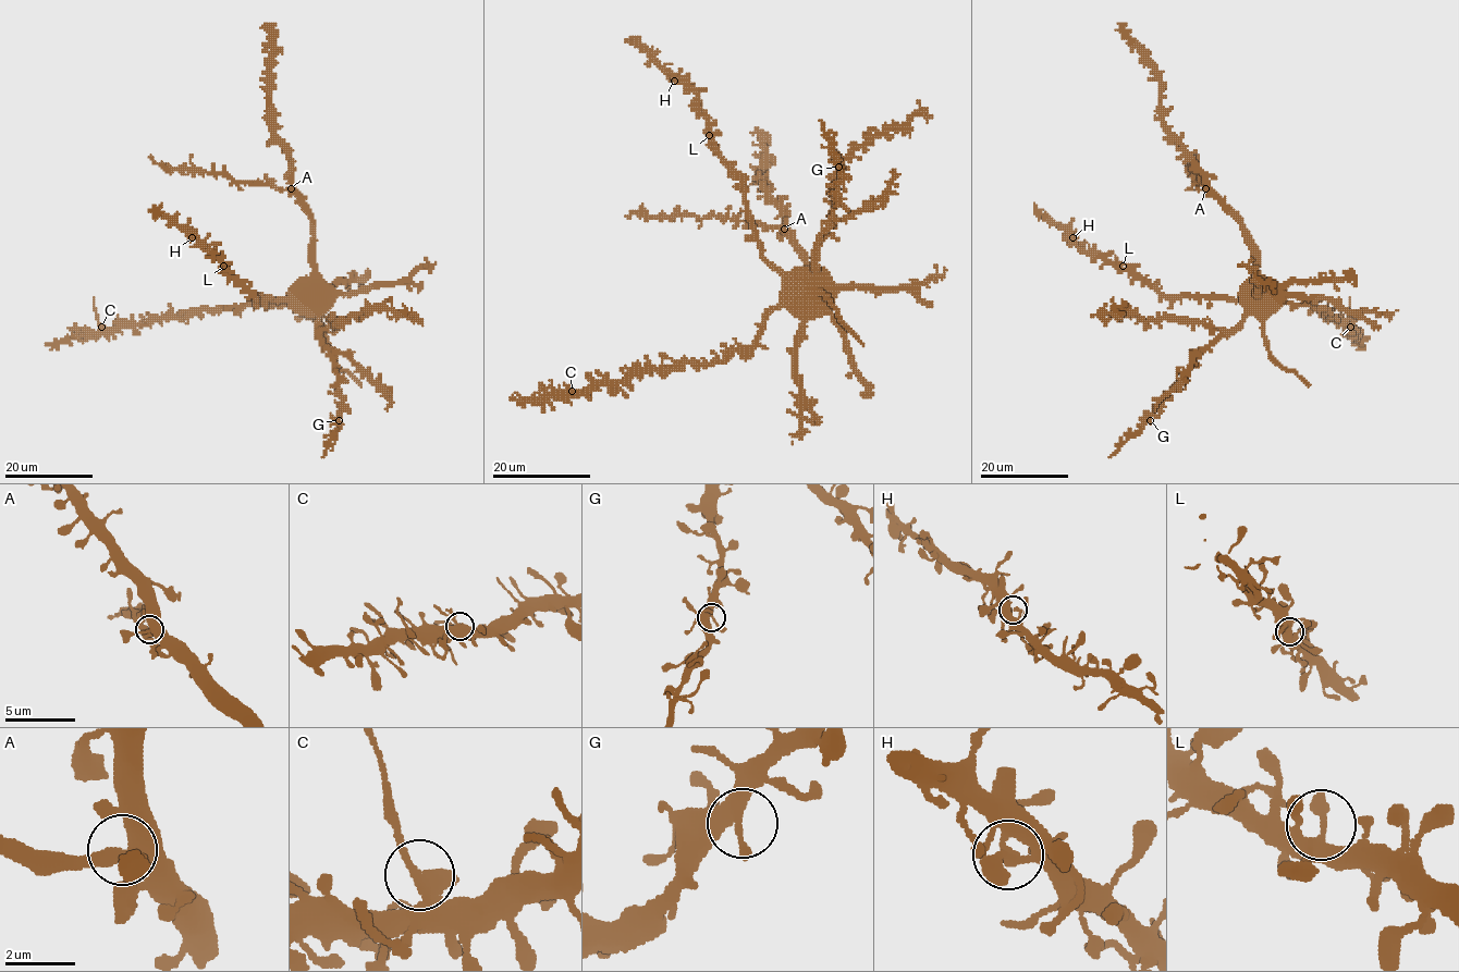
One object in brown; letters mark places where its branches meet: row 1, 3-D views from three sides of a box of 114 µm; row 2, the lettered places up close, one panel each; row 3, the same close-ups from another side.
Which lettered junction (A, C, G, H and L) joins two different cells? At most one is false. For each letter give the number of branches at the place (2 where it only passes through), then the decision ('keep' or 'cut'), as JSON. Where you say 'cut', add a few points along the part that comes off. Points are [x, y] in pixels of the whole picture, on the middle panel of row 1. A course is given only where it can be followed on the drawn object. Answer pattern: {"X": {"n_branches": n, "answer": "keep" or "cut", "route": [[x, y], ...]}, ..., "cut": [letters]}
{"A": {"n_branches": 3, "answer": "keep"}, "C": {"n_branches": 3, "answer": "cut"}, "G": {"n_branches": 3, "answer": "keep"}, "H": {"n_branches": 2, "answer": "keep"}, "L": {"n_branches": 3, "answer": "keep"}, "cut": ["C"]}

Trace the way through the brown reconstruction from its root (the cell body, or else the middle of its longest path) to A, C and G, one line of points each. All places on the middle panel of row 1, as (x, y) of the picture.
A: (799, 288), (809, 285), (807, 256), (784, 229)
C: (799, 288), (765, 317), (761, 336), (750, 347), (732, 352), (722, 361), (648, 369), (572, 391)
G: (799, 288), (799, 273), (813, 274), (814, 242), (832, 218), (835, 192), (841, 185), (838, 167)

